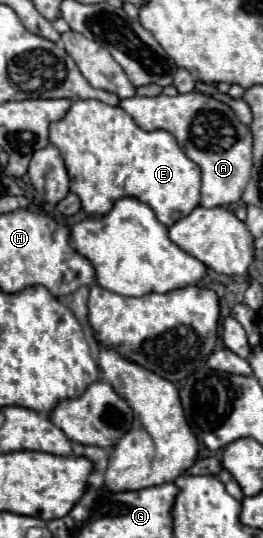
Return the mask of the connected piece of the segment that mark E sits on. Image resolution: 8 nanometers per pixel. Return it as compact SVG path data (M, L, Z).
M76 99L66 117L50 125L50 143L60 149L72 181L70 191L80 197L86 215L102 217L118 199L136 197L170 227L200 203L200 167L186 157L174 135L142 131L122 107Z

